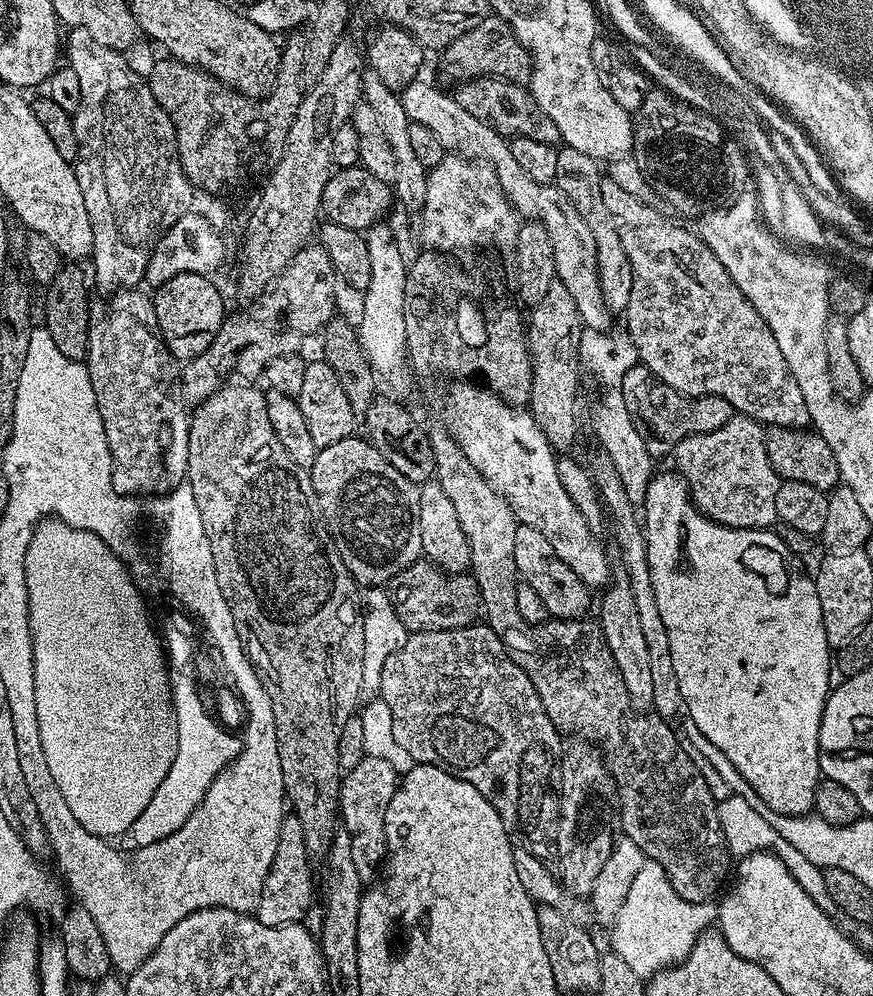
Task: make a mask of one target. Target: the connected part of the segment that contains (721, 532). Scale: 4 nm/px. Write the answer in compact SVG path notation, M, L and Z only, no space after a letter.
M669 470L669 472L657 471L655 475L653 475L650 486L646 490L646 498L642 505L642 527L644 530L646 550L648 551L650 582L654 582L654 598L658 601L658 610L662 614L662 623L666 626L666 635L670 637L670 658L674 661L674 675L678 677L678 690L684 699L682 708L686 713L687 719L692 720L694 726L698 726L698 730L702 730L702 734L706 734L706 738L710 738L710 742L714 742L714 746L718 746L718 750L722 750L722 754L726 754L726 758L730 758L730 762L734 762L734 767L738 770L738 774L742 774L742 778L746 778L746 782L750 782L750 786L754 786L754 792L758 794L758 798L762 798L762 802L766 802L766 806L770 806L775 812L786 814L787 816L802 816L811 813L815 802L815 790L822 779L820 751L818 750L818 730L822 726L824 704L828 700L828 693L830 691L828 679L834 676L834 652L826 638L826 630L822 626L822 606L818 602L818 590L816 589L815 579L813 579L809 573L807 576L807 574L800 569L799 562L801 561L798 559L798 556L792 553L790 549L780 541L775 531L753 530L750 528L728 528L724 524L714 522L709 516L703 516L703 514L696 509L696 504L693 502L691 494L688 493L688 483L672 470Z

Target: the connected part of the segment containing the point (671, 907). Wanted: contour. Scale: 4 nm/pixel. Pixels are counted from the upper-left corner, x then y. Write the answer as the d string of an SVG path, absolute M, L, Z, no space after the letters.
M645 859L618 918L610 925L611 951L623 958L634 974L642 978L657 976L661 968L685 960L690 954L696 940L706 930L704 910L704 904L691 904L677 894L666 870L662 870L658 862Z

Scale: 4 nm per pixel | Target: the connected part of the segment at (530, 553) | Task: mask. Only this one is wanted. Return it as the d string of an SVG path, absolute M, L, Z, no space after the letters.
M517 523L514 534L514 562L519 579L525 584L534 586L538 598L542 598L542 602L546 605L549 617L575 620L587 613L584 611L587 610L593 593L584 585L582 578L578 578L578 574L574 574L574 570L570 570L570 566L566 566L566 562L562 562L558 554L554 554L554 546L550 546L550 542L546 542L546 538L538 534L534 526Z

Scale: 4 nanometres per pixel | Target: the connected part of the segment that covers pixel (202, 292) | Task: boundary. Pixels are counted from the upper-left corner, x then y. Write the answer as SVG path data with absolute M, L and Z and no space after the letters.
M202 273L175 274L164 285L157 287L152 296L152 306L156 310L156 327L177 361L193 360L206 351L224 322L224 300L210 280Z

